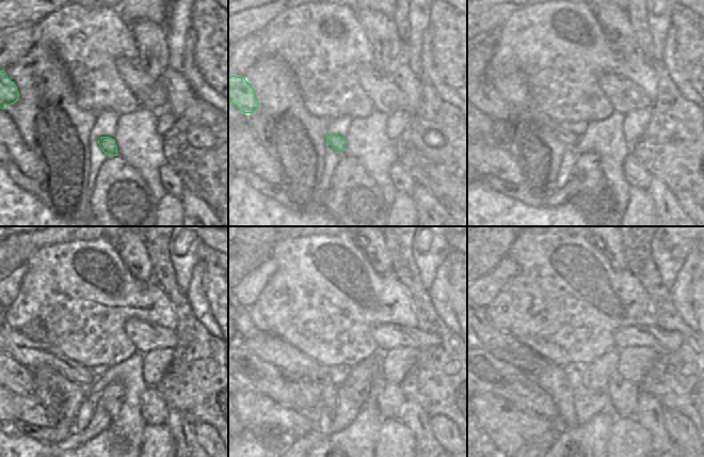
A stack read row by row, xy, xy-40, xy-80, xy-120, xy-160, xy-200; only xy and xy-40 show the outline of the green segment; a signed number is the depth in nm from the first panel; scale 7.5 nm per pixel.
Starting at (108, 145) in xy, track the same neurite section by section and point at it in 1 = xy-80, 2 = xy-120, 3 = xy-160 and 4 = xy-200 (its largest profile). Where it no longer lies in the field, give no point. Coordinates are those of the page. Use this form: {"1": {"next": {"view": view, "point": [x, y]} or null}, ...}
{"1": {"next": {"view": "xy-80", "point": [569, 139]}}, "2": {"next": {"view": "xy-120", "point": [32, 353]}}, "3": {"next": {"view": "xy-160", "point": [293, 364]}}, "4": {"next": {"view": "xy-200", "point": [529, 365]}}}

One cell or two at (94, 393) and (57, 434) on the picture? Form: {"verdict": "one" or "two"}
{"verdict": "two"}

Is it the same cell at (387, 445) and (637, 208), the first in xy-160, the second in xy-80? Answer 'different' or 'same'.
same

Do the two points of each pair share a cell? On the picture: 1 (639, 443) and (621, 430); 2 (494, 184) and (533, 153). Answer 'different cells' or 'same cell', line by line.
1: same cell
2: same cell

